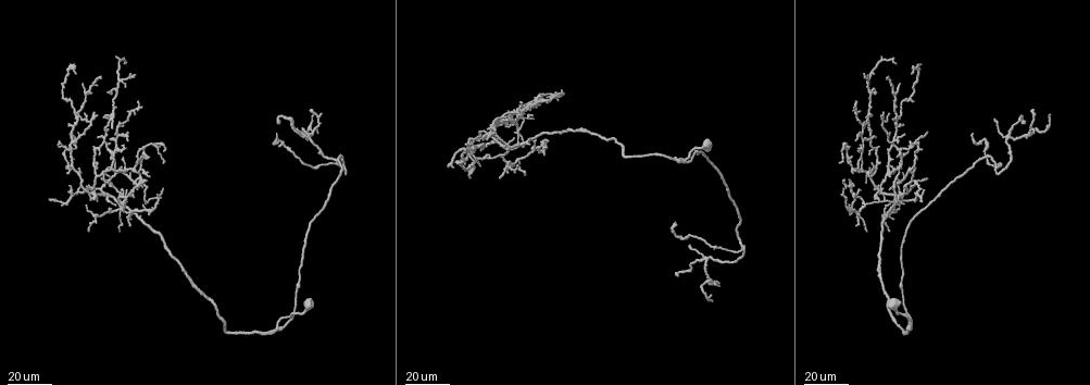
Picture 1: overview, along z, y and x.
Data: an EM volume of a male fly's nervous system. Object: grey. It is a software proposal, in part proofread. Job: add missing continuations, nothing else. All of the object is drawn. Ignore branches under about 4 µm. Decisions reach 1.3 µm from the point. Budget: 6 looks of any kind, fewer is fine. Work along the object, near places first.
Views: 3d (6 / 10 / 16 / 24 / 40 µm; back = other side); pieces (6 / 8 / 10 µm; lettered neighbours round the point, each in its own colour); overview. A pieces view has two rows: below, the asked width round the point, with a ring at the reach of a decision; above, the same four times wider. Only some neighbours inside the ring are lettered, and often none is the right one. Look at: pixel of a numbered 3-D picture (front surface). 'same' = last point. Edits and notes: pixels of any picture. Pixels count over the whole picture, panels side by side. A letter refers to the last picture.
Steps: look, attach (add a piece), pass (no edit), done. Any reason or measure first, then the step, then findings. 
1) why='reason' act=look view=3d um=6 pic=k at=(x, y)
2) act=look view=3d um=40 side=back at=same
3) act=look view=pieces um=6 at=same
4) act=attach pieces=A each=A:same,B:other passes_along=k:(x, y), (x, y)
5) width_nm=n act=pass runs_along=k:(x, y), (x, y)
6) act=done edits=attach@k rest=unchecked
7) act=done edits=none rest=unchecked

why='long arm stops here' act=look view=3d um=40 pic=1 at=(276, 133)

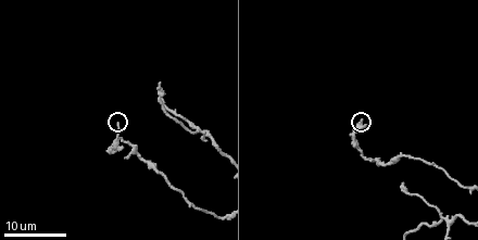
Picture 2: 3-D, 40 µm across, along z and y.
why='see the neighbours' act=look view=pieces um=6 pic=2 at=(118, 124)

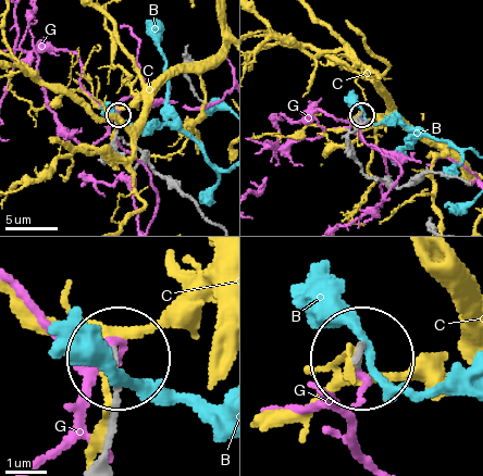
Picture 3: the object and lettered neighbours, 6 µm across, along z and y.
act=pass each=B:other,C:other,G:other found='no lettered piece goes on from it'

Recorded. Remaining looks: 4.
why='tapers out' act=look view=3d um=16 pic=2 at=(124, 158)

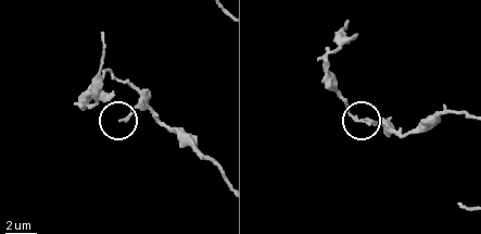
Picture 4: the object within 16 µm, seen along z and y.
act=look view=pieces um=6 pic=4 at=(364, 122)

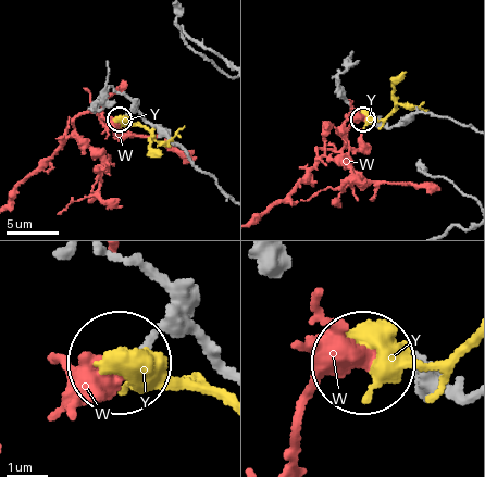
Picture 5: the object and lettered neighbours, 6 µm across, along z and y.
act=pass each=W:other,Y:other runs_along=5:(459, 389), (370, 362) found='no lettered piece goes on from it'

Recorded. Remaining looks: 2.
why='an open end' act=look view=3d um=24 pic=1 at=(921, 202)

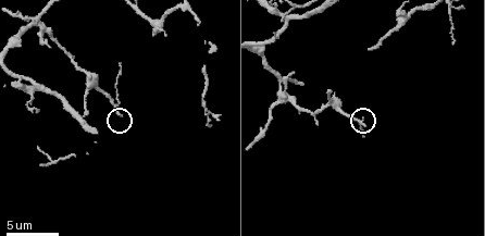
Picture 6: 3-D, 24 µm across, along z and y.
act=look view=pieces um=8 pic=6 at=(364, 126)

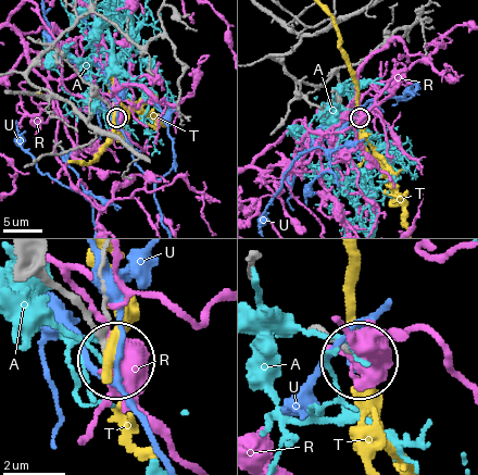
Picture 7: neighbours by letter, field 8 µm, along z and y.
width_nm=190 act=pass each=A:other,R:other,T:other,U:other found='no lettered piece goes on from it'

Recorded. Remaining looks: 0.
act=done edits=none rest=unchecked

